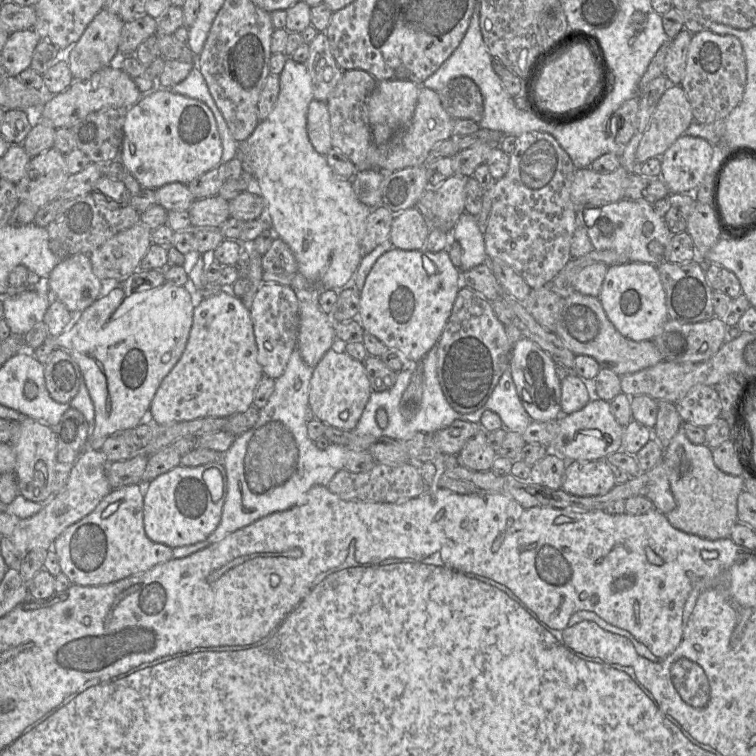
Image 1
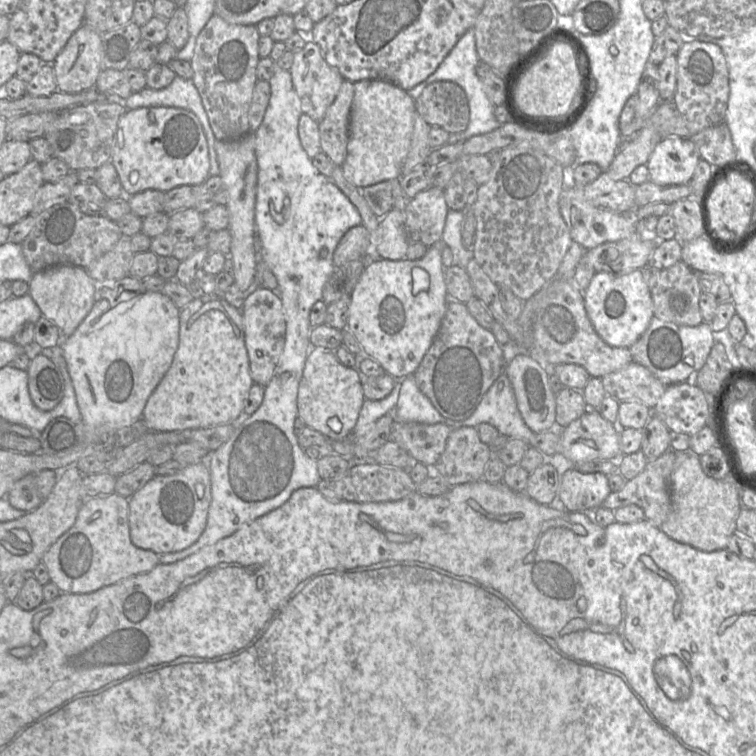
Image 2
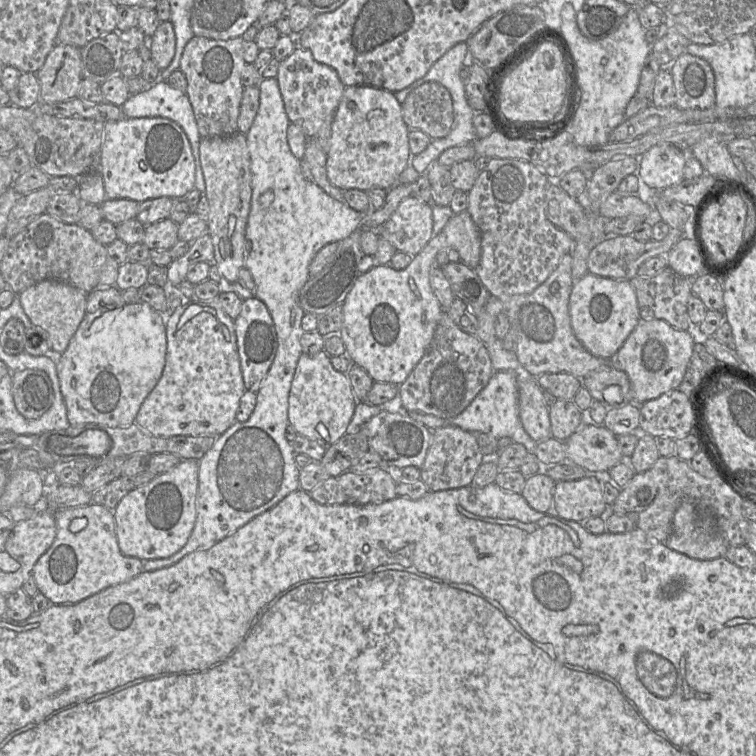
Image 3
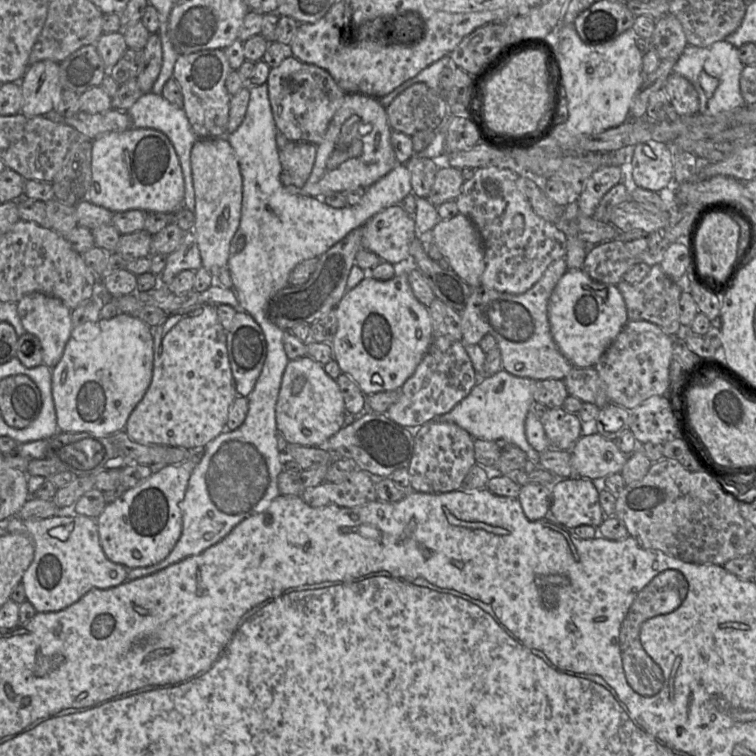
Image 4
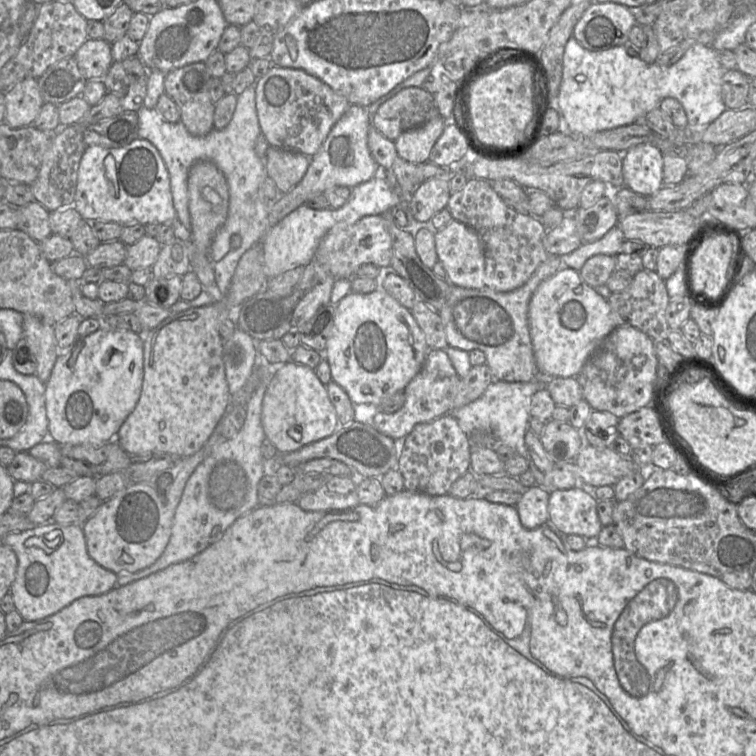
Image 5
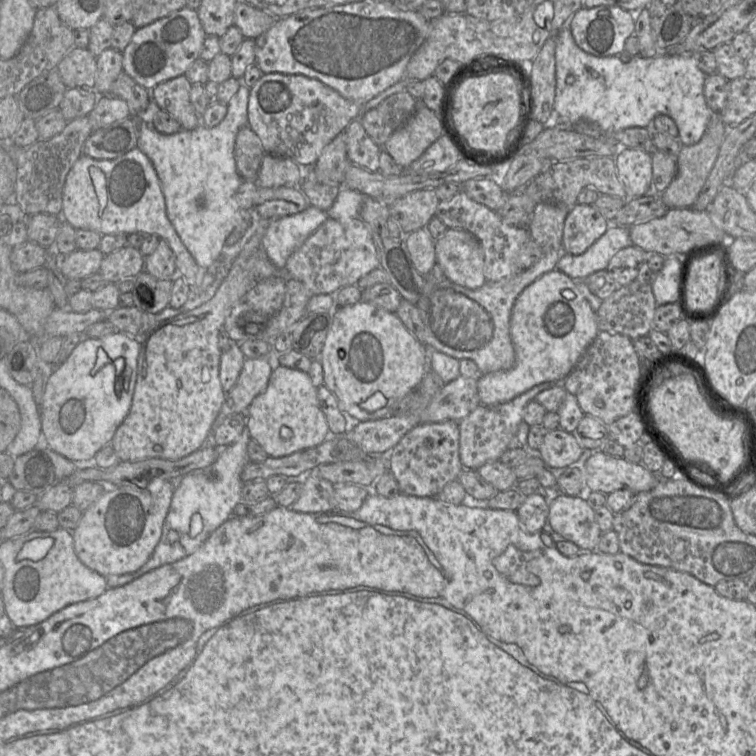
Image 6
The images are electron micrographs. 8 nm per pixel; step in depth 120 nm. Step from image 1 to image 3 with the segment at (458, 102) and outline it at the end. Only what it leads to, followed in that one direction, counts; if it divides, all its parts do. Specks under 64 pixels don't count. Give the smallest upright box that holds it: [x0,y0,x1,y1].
[401,82,455,139]

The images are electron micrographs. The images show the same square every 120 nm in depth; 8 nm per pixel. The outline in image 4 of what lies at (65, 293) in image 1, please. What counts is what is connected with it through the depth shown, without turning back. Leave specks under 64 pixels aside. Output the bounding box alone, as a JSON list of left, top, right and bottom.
[17,292,72,369]

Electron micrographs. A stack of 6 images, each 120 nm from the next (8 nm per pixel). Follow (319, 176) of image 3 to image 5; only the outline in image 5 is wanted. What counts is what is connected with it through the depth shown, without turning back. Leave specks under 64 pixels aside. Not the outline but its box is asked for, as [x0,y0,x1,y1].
[265,147,310,193]

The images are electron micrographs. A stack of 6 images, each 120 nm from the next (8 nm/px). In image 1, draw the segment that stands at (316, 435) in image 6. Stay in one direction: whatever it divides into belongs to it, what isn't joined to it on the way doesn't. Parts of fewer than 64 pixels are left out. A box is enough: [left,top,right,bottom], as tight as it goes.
[309,344,372,431]

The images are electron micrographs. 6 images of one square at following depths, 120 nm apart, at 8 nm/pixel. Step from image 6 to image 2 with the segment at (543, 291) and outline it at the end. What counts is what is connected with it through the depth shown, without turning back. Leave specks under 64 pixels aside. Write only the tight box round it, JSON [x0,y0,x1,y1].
[583,270,654,347]

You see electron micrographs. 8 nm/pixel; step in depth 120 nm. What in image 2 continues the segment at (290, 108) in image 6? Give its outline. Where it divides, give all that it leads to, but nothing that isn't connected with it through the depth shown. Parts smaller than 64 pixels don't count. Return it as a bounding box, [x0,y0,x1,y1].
[289,41,344,123]

